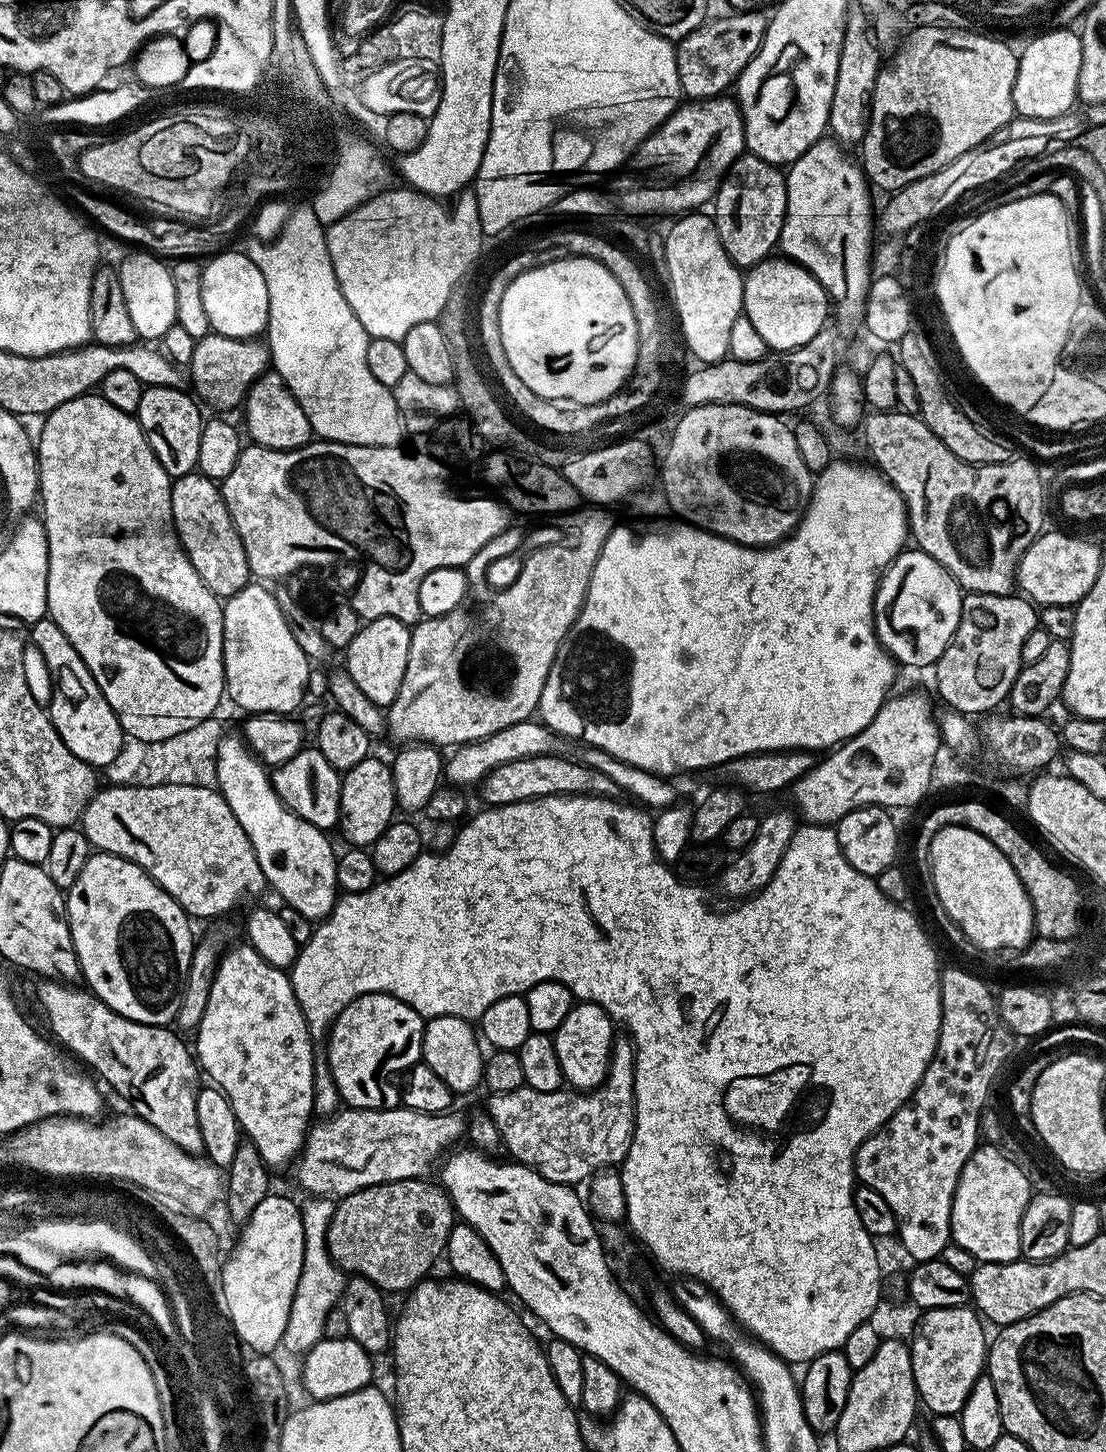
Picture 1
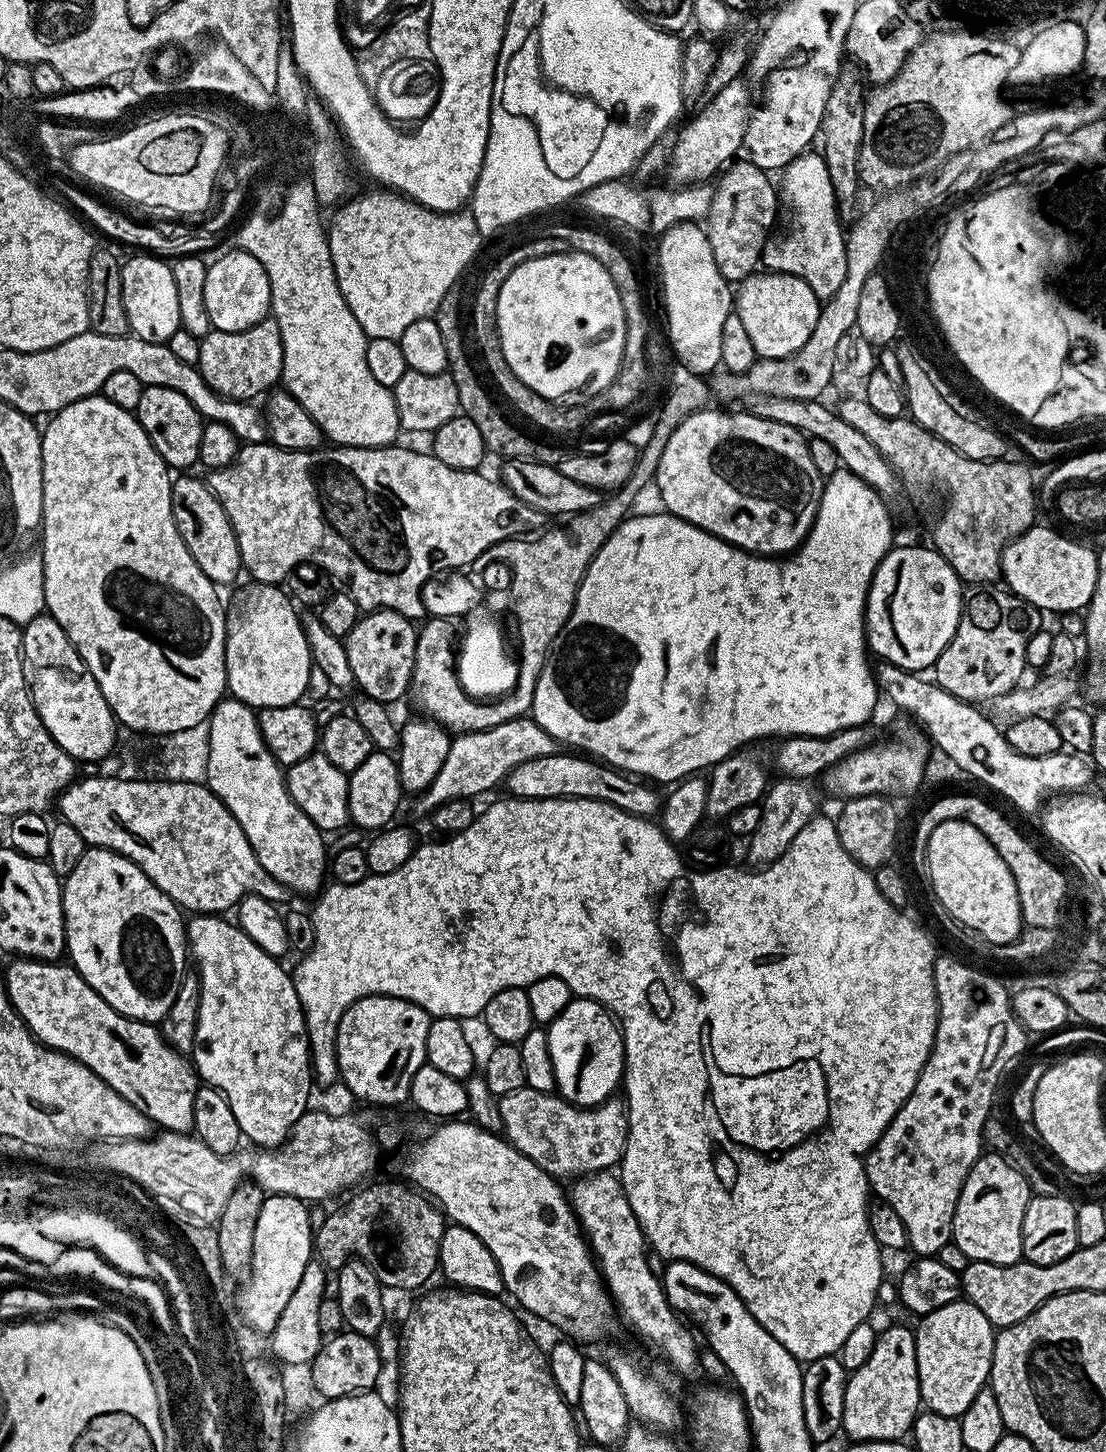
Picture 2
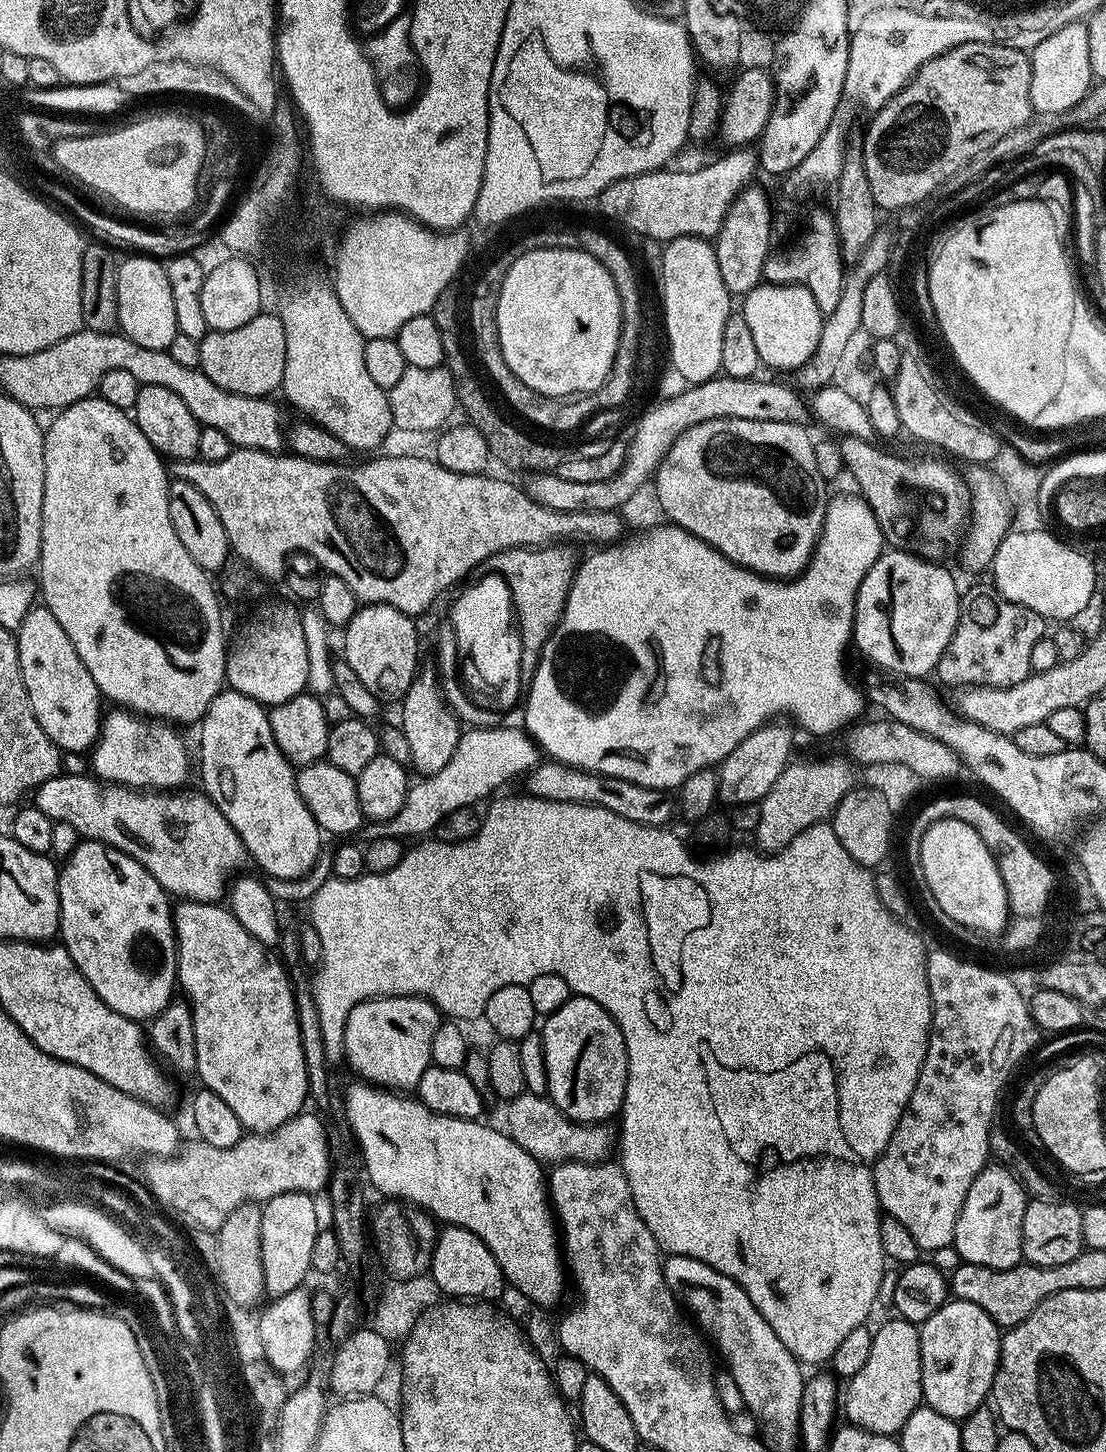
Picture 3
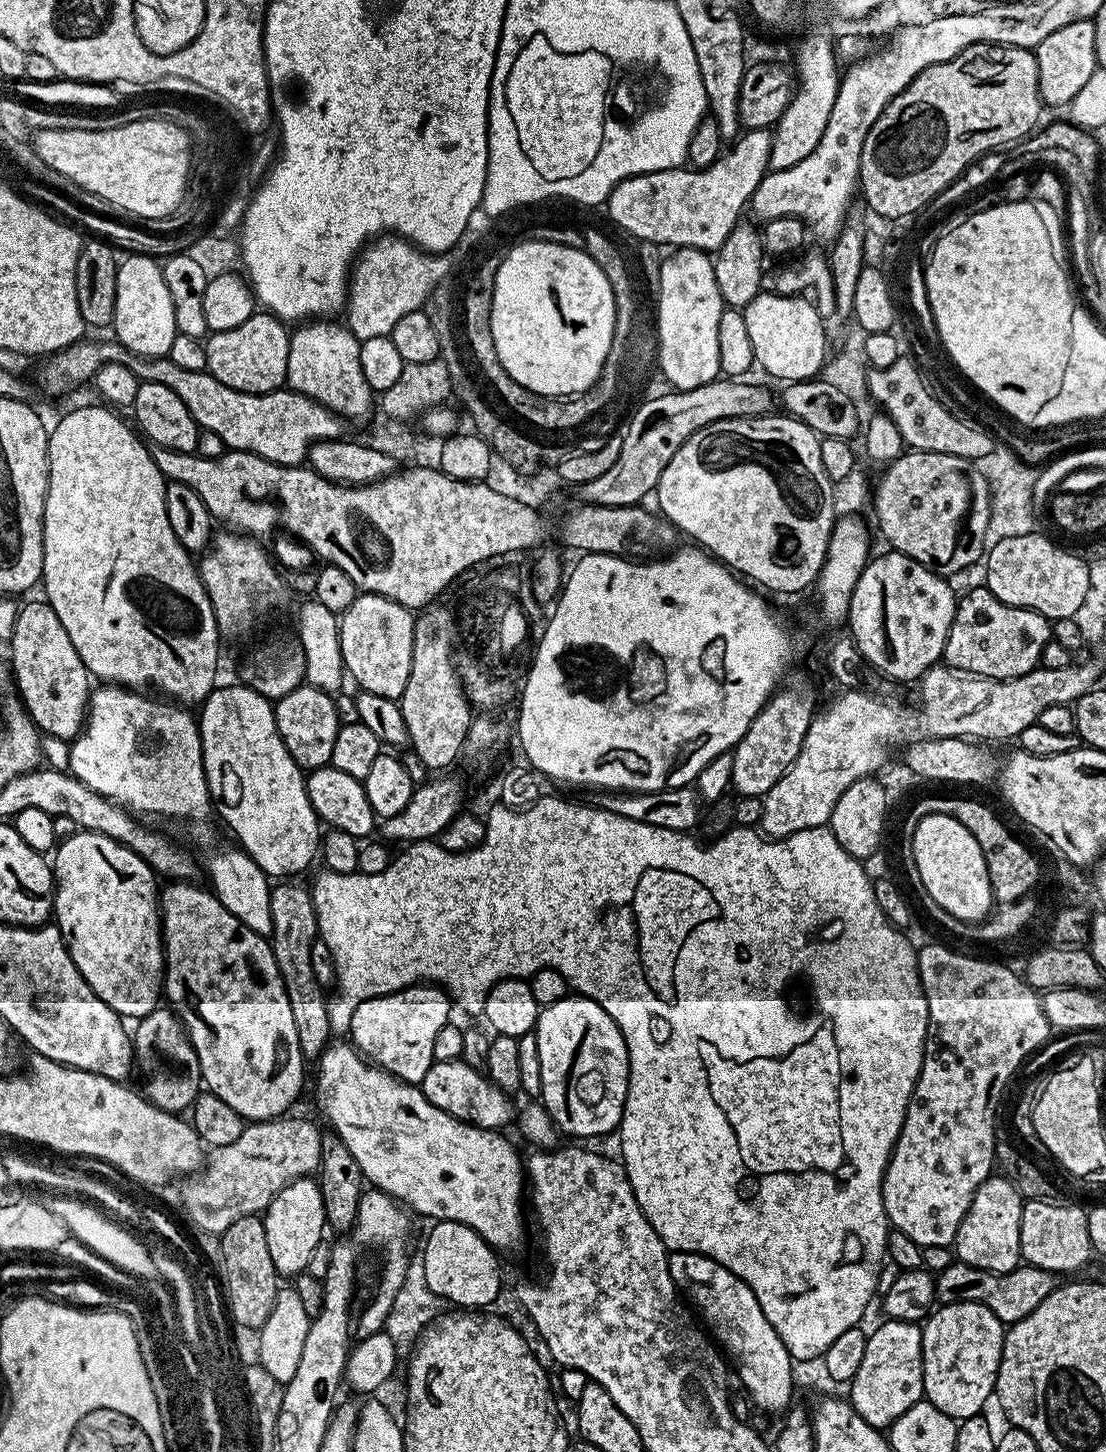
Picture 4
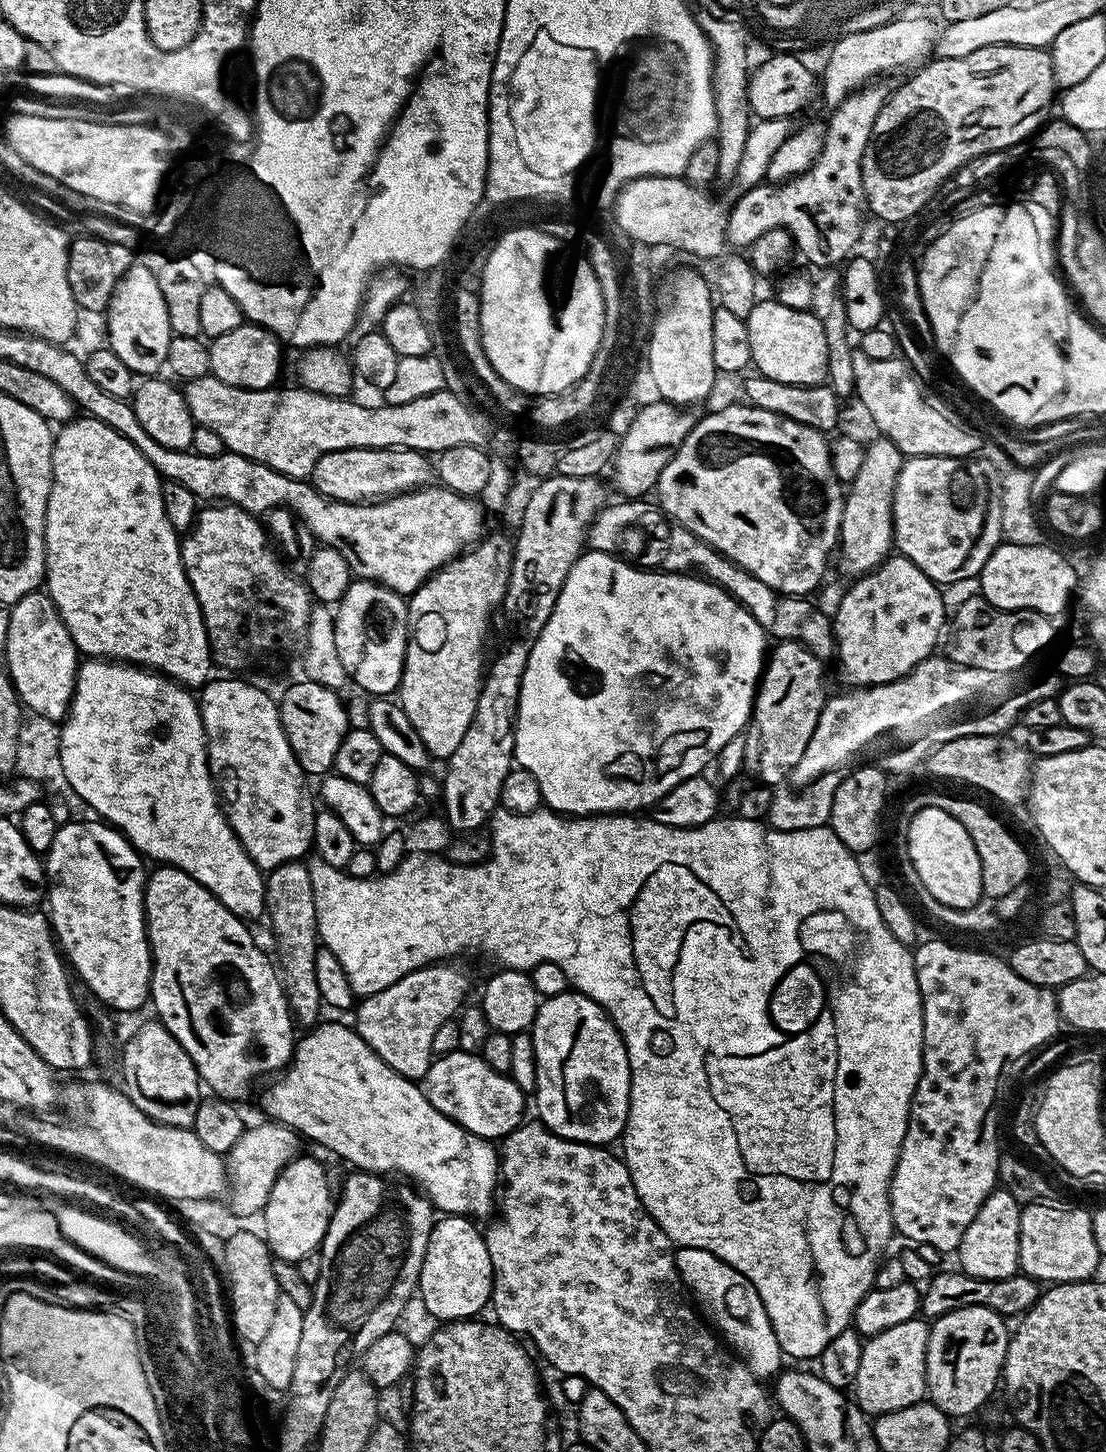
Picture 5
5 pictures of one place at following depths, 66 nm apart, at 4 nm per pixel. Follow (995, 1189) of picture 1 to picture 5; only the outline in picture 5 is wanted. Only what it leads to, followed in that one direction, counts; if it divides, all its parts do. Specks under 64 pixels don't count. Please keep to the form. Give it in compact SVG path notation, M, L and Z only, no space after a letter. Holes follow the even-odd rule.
M993 1190L986 1198L986 1202L982 1202L974 1222L966 1226L966 1234L962 1234L962 1242L958 1249L959 1271L970 1274L974 1278L987 1280L1001 1280L1017 1275L1020 1267L1021 1207L1014 1194Z

